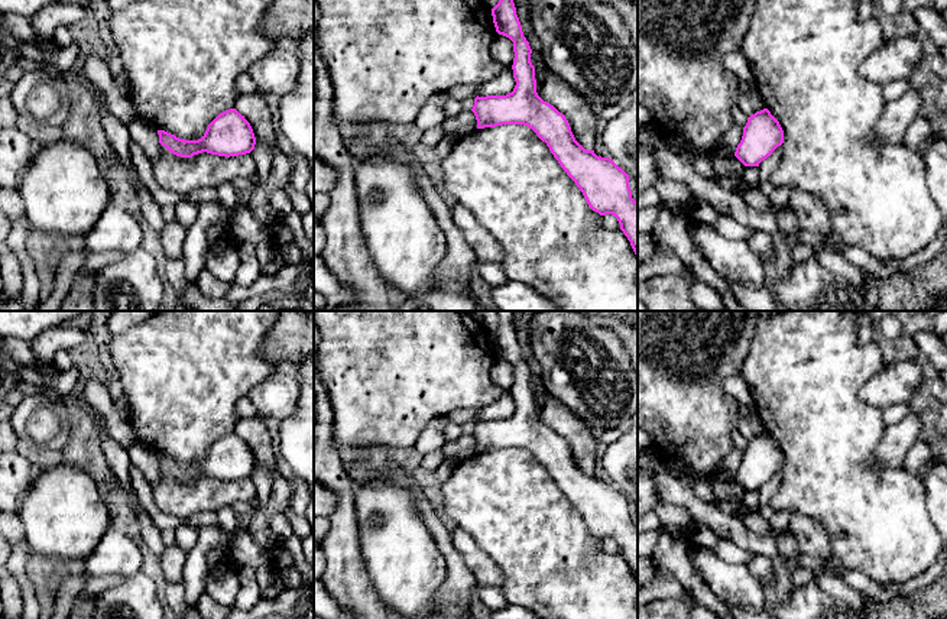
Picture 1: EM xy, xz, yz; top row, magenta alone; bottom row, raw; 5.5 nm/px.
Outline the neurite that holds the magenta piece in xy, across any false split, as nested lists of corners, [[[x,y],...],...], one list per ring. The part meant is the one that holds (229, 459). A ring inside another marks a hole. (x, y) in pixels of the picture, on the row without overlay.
[[[236,432],[220,437],[198,464],[179,463],[165,454],[158,454],[159,467],[181,482],[207,476],[218,480],[239,480],[254,473],[256,461],[250,447]]]

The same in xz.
[[[499,311],[500,324],[492,333],[496,356],[513,366],[513,402],[516,409],[506,419],[476,421],[471,435],[477,453],[523,448],[547,467],[554,482],[583,516],[588,531],[600,539],[617,542],[638,580],[638,525],[632,522],[629,499],[610,482],[584,473],[574,461],[570,447],[536,417],[532,373],[523,360],[513,318],[518,311]]]

